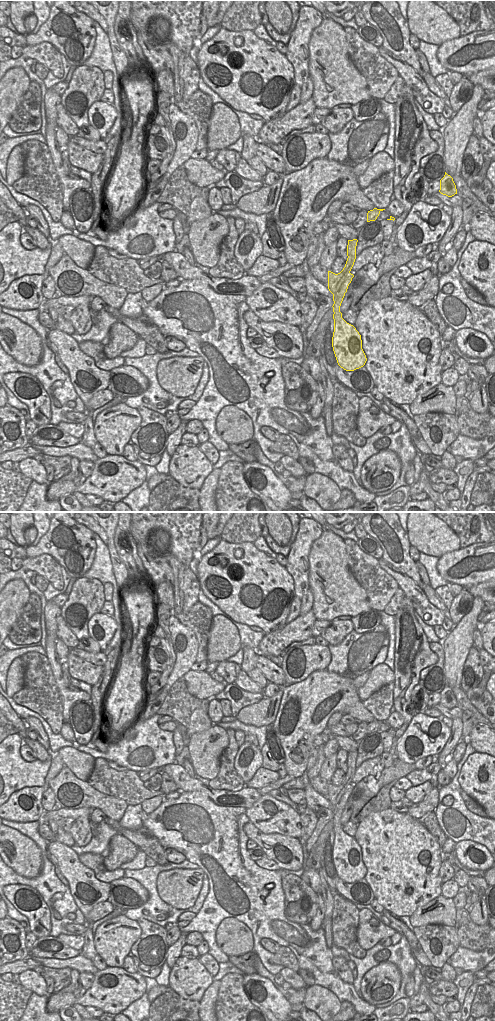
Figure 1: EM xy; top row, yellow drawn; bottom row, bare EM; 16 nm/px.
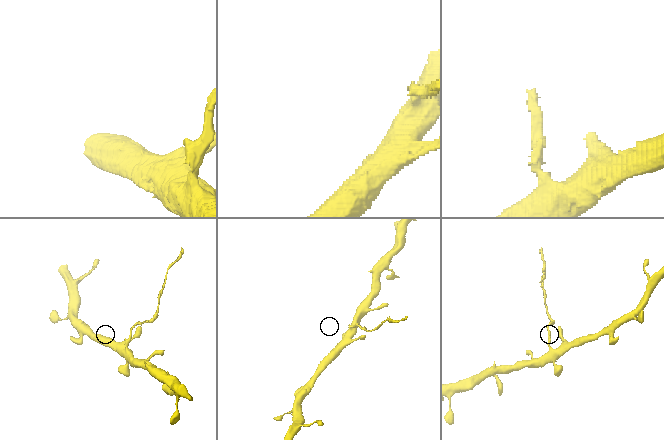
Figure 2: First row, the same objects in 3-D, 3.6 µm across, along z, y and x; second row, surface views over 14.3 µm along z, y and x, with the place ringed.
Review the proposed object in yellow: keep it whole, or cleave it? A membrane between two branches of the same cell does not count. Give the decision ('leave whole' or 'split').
split

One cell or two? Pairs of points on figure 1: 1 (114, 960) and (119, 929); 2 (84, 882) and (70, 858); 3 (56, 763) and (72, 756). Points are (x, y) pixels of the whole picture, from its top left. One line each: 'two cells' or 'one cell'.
1: one cell
2: one cell
3: two cells

